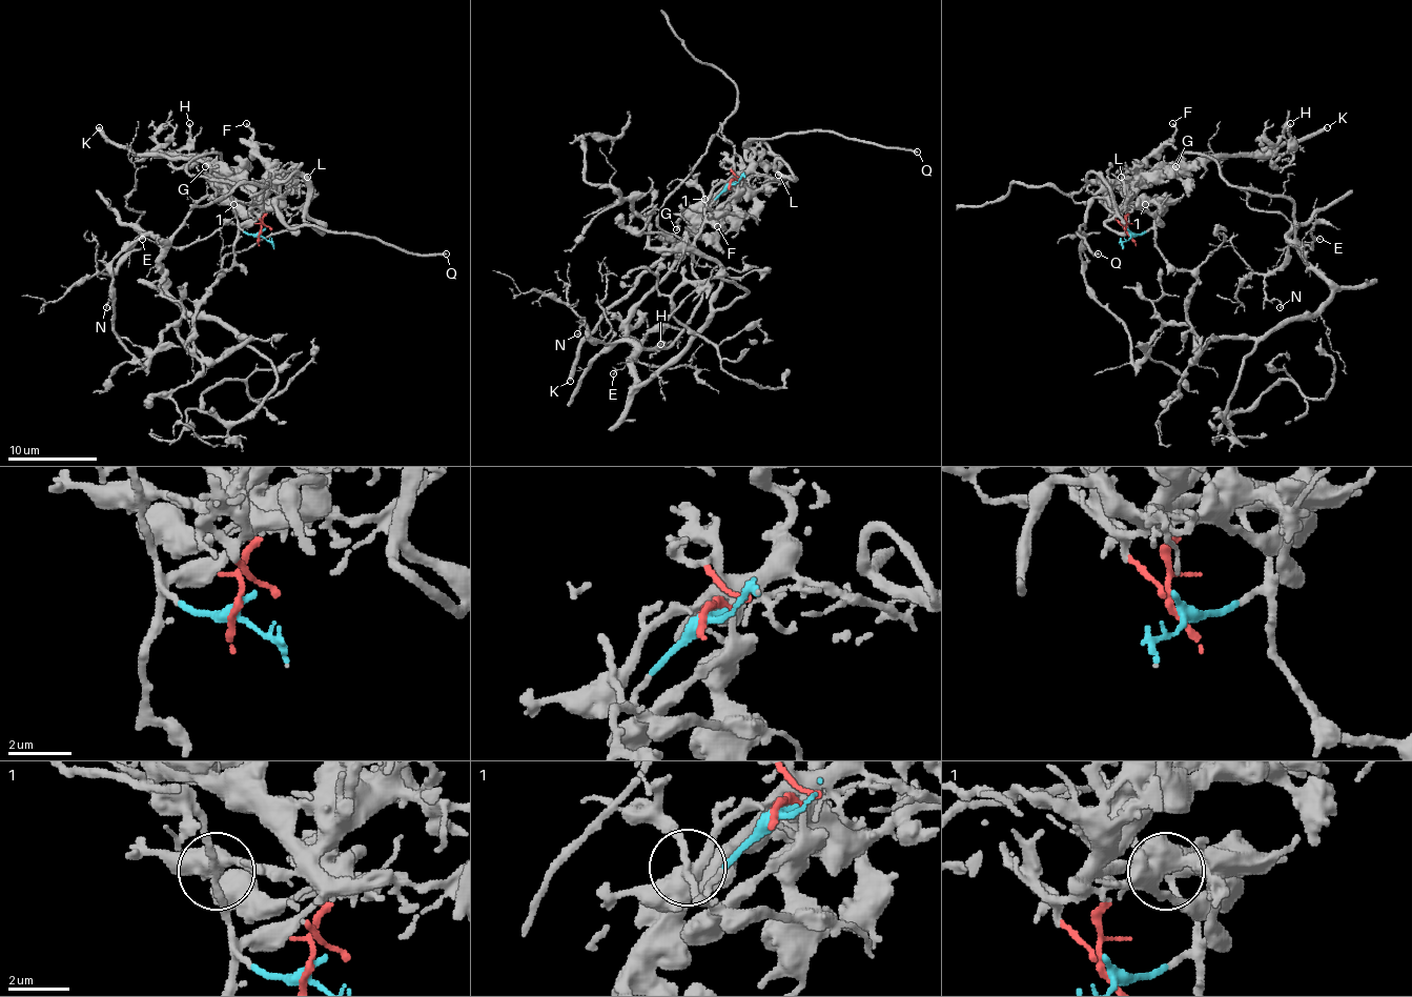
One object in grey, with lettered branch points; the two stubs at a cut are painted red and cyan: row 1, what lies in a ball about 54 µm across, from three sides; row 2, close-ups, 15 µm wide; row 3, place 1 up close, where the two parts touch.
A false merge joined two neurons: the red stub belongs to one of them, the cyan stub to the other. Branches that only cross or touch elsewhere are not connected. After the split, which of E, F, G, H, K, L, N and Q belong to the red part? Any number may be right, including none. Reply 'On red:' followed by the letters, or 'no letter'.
On red: F, G, H, K, L, Q

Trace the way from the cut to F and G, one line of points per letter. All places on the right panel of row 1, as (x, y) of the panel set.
F: (1129, 234), (1129, 181), (1171, 138), (1175, 127), (1171, 123)
G: (1129, 234), (1127, 203), (1163, 167), (1175, 167)

